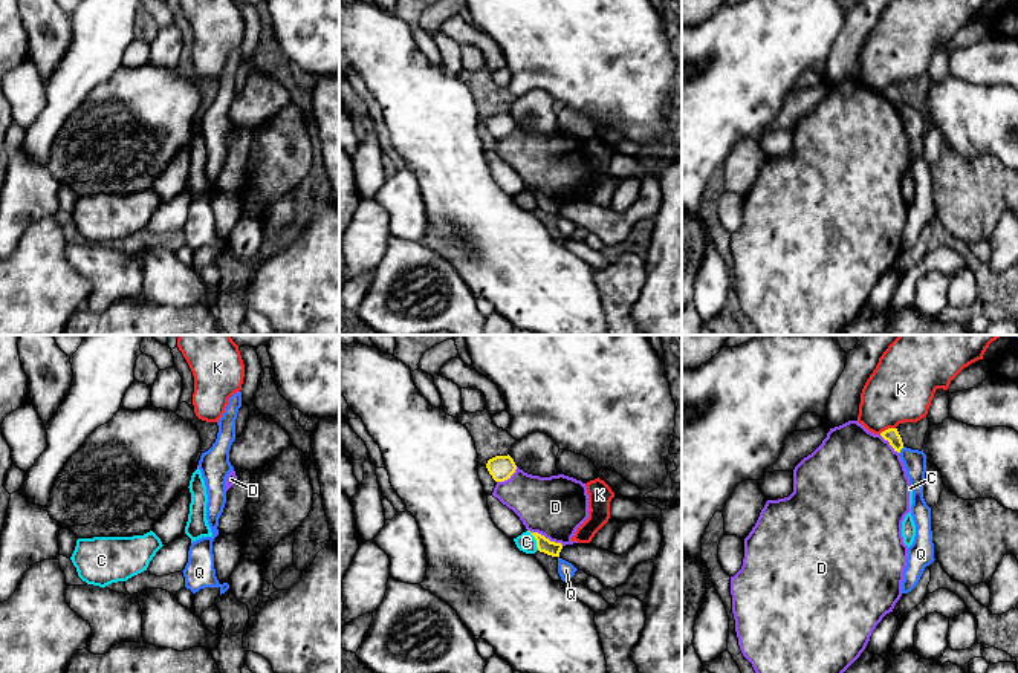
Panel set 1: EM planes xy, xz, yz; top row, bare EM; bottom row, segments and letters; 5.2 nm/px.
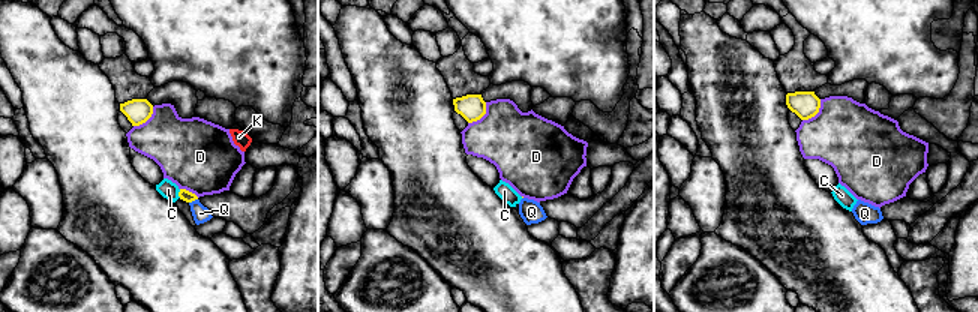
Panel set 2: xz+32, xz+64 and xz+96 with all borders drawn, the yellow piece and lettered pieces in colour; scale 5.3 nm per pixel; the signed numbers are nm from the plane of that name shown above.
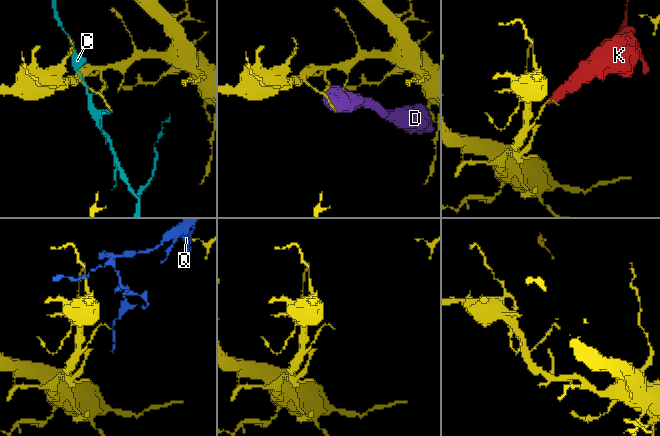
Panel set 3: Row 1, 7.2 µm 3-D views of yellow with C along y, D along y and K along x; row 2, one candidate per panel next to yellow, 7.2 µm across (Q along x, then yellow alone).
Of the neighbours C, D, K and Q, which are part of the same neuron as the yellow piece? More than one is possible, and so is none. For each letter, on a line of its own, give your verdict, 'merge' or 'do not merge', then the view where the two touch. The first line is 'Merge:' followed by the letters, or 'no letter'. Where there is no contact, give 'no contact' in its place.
Merge: no letter
C: do not merge; meets yellow in xz
D: do not merge; meets yellow in xz
K: do not merge; meets yellow in yz
Q: do not merge; meets yellow in yz

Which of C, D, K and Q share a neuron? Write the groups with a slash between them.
C / D / K / Q

